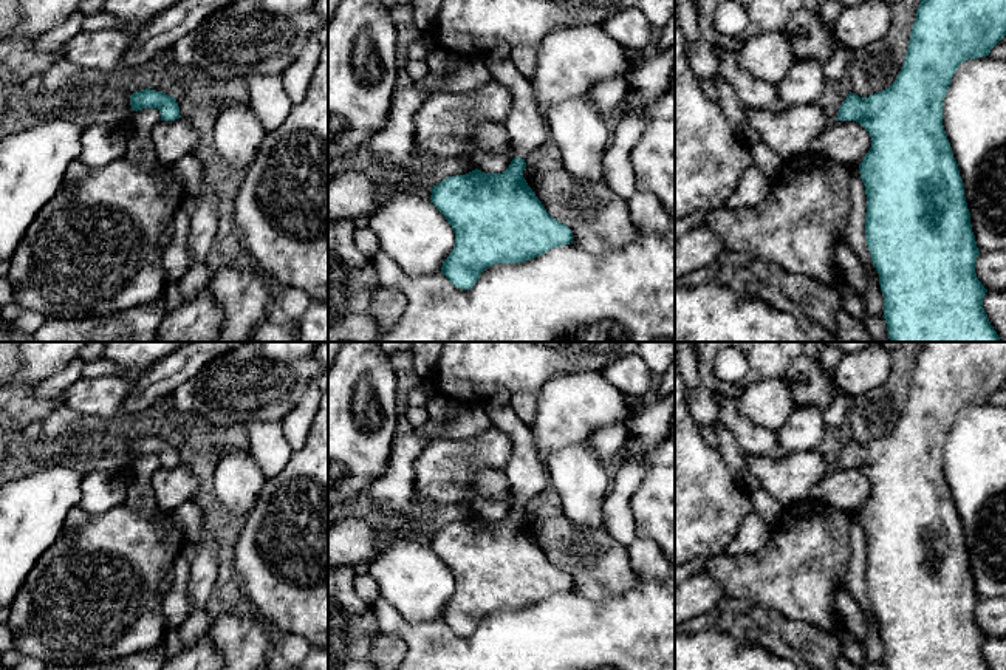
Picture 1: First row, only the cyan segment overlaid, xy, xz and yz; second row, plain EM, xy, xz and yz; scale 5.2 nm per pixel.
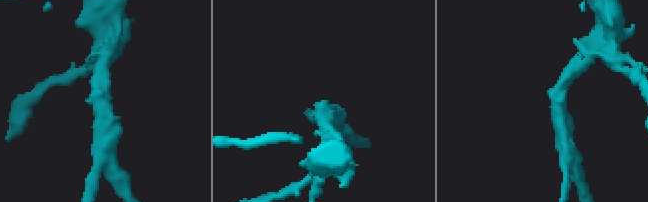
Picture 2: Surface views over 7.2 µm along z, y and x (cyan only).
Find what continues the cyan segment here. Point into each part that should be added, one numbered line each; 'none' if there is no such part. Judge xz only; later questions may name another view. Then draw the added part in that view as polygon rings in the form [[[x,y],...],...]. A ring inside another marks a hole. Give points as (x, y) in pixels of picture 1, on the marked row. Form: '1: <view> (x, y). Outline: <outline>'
1: xz (526, 126). Outline: [[[486,54],[484,63],[492,79],[511,91],[512,107],[505,127],[511,147],[518,158],[525,159],[531,152],[539,150],[549,136],[545,111],[536,101],[531,82],[520,74],[511,59],[494,59]]]

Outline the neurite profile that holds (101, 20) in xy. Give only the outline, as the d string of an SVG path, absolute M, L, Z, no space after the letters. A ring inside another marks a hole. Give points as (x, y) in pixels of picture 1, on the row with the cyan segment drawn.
M99 11L96 14L84 15L84 31L98 31L98 29L107 29L107 28L116 28L122 29L130 36L135 36L144 25L147 25L150 20L139 23L139 22L125 22L119 20L115 15Z

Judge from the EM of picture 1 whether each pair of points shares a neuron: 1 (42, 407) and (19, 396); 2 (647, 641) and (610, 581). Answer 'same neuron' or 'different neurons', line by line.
1: same neuron
2: different neurons

